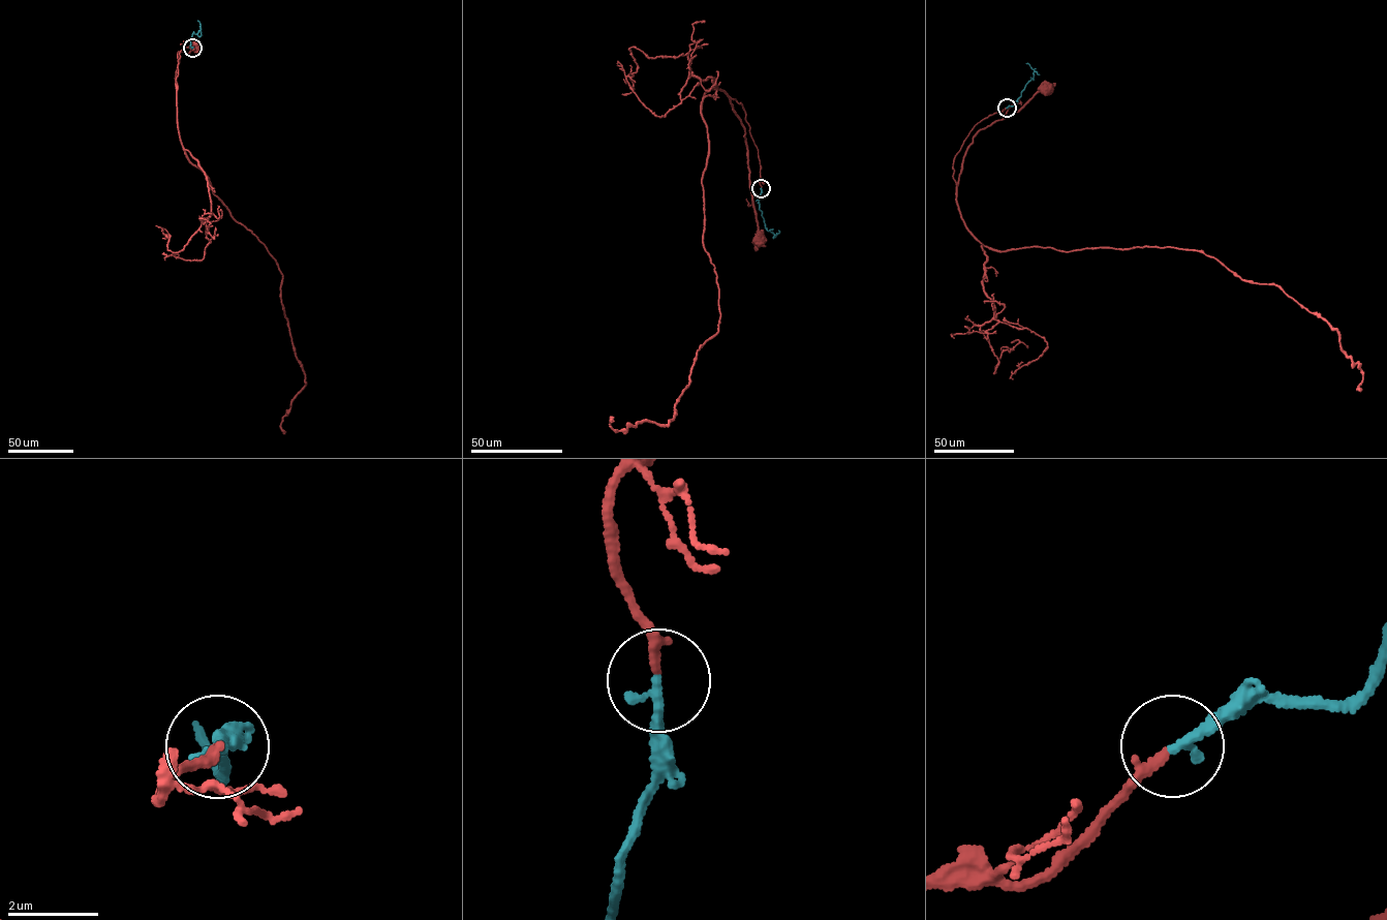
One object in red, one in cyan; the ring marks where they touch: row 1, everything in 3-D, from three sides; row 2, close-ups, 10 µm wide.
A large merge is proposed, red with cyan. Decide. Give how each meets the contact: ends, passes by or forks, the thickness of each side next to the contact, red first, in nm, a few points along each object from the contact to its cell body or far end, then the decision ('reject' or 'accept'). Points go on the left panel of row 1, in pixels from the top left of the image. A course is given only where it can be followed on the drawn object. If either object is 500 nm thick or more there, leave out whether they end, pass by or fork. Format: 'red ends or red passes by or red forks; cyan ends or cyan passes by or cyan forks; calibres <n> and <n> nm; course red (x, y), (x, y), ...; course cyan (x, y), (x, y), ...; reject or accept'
red ends; cyan ends; calibres 200 and 240 nm; course red (192, 48), (185, 47), (180, 52), (177, 89), (178, 52), (189, 54), (193, 46), (196, 48); course cyan (192, 48), (191, 35), (201, 29), (197, 20); accept

